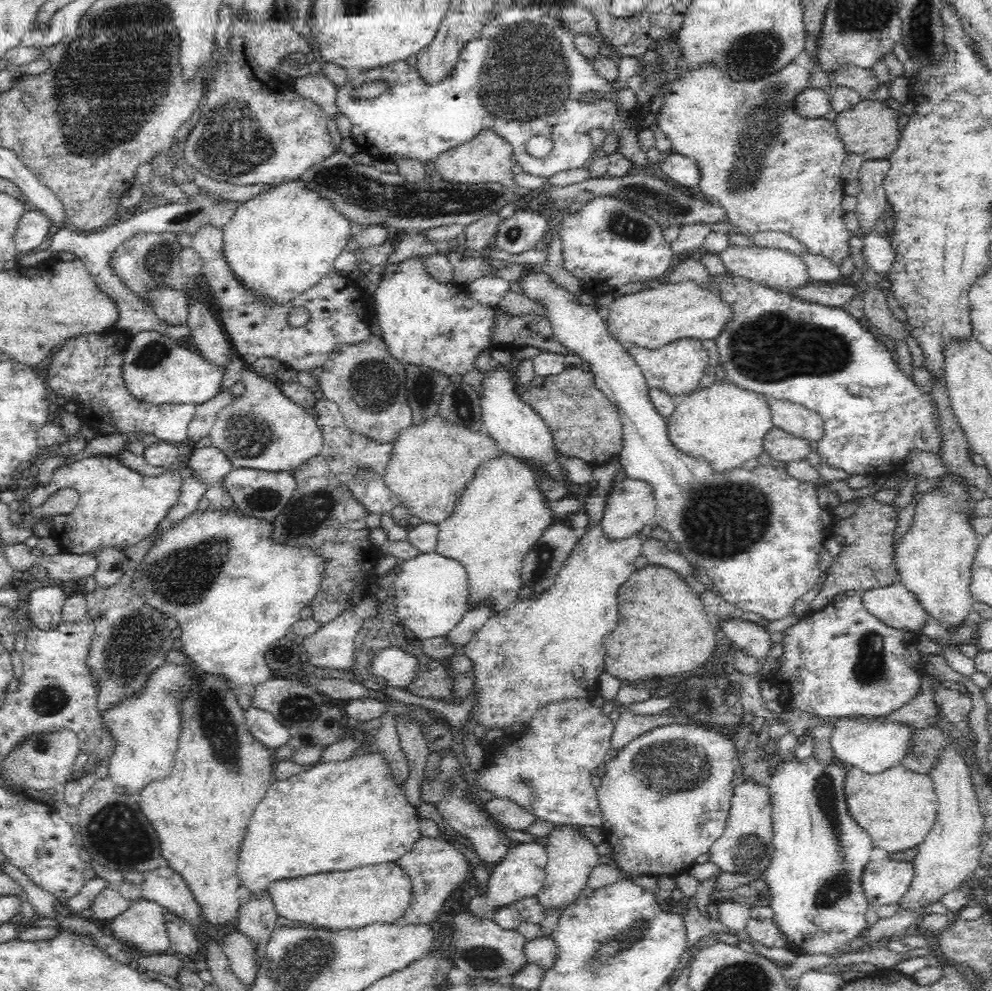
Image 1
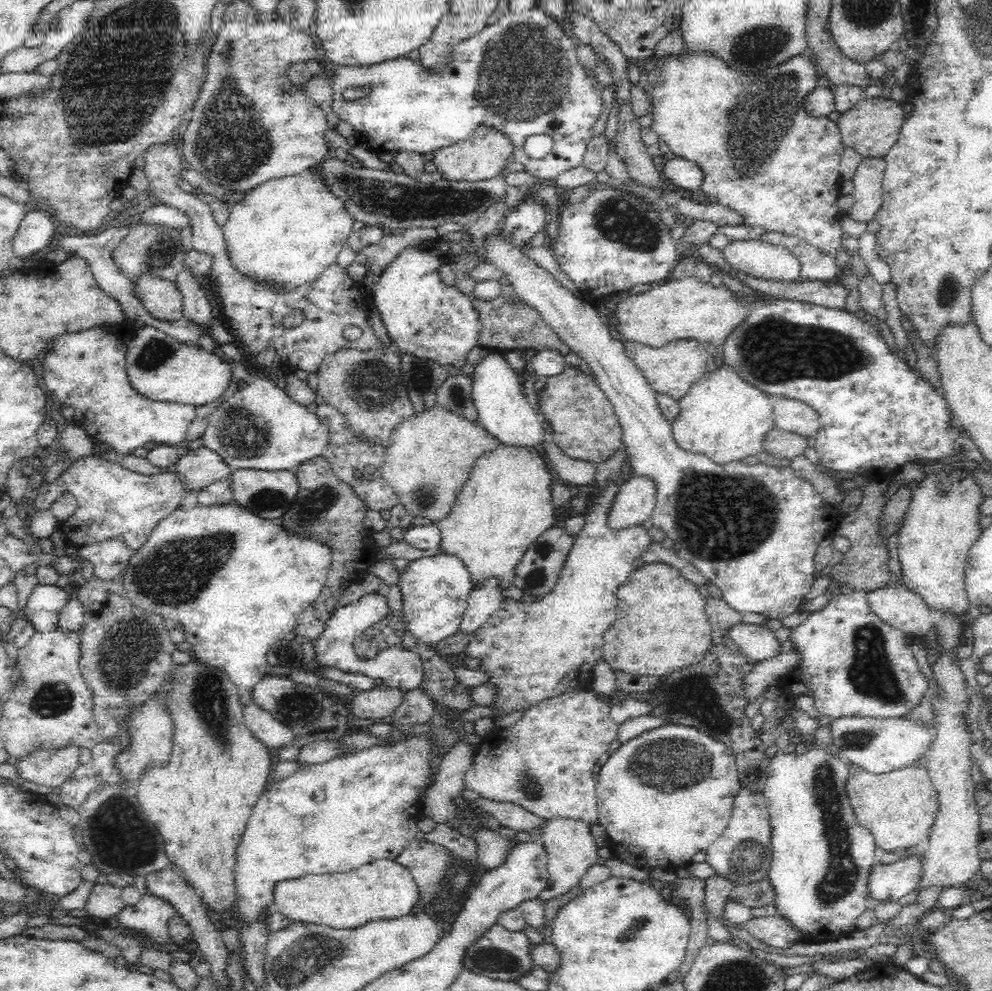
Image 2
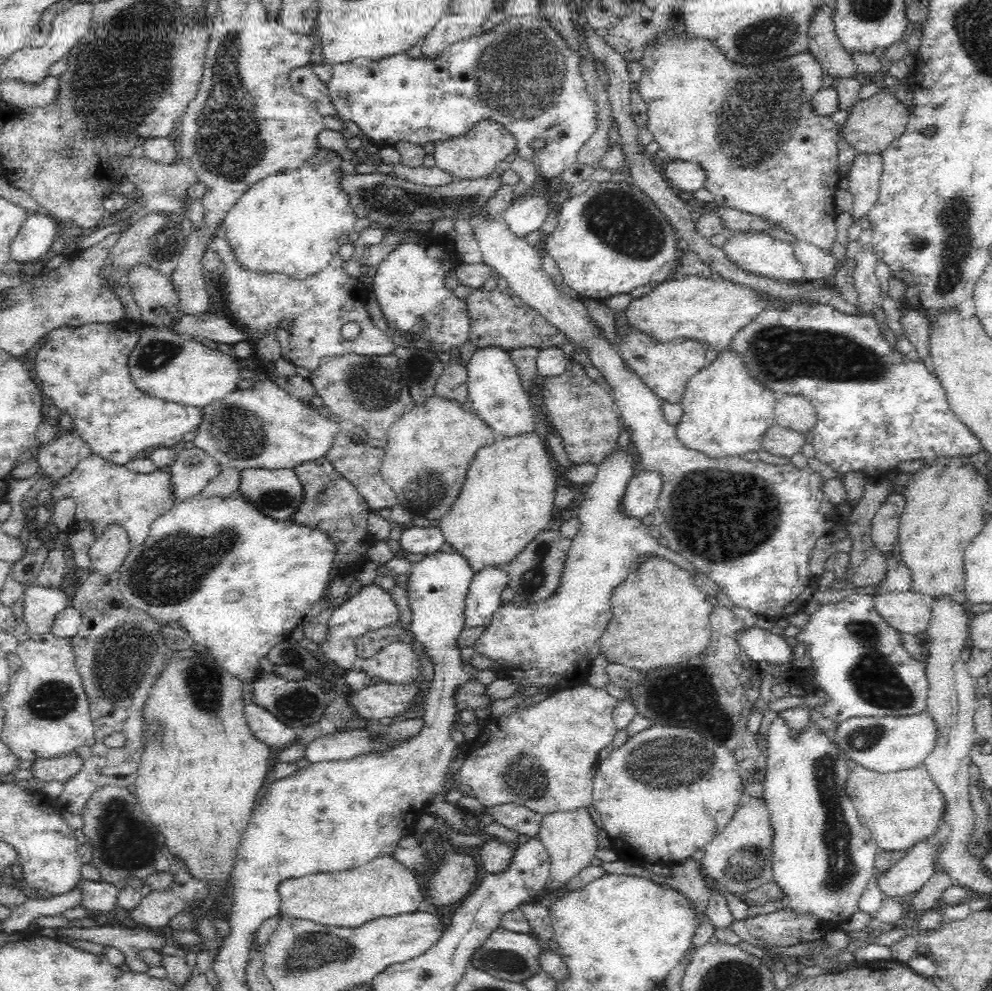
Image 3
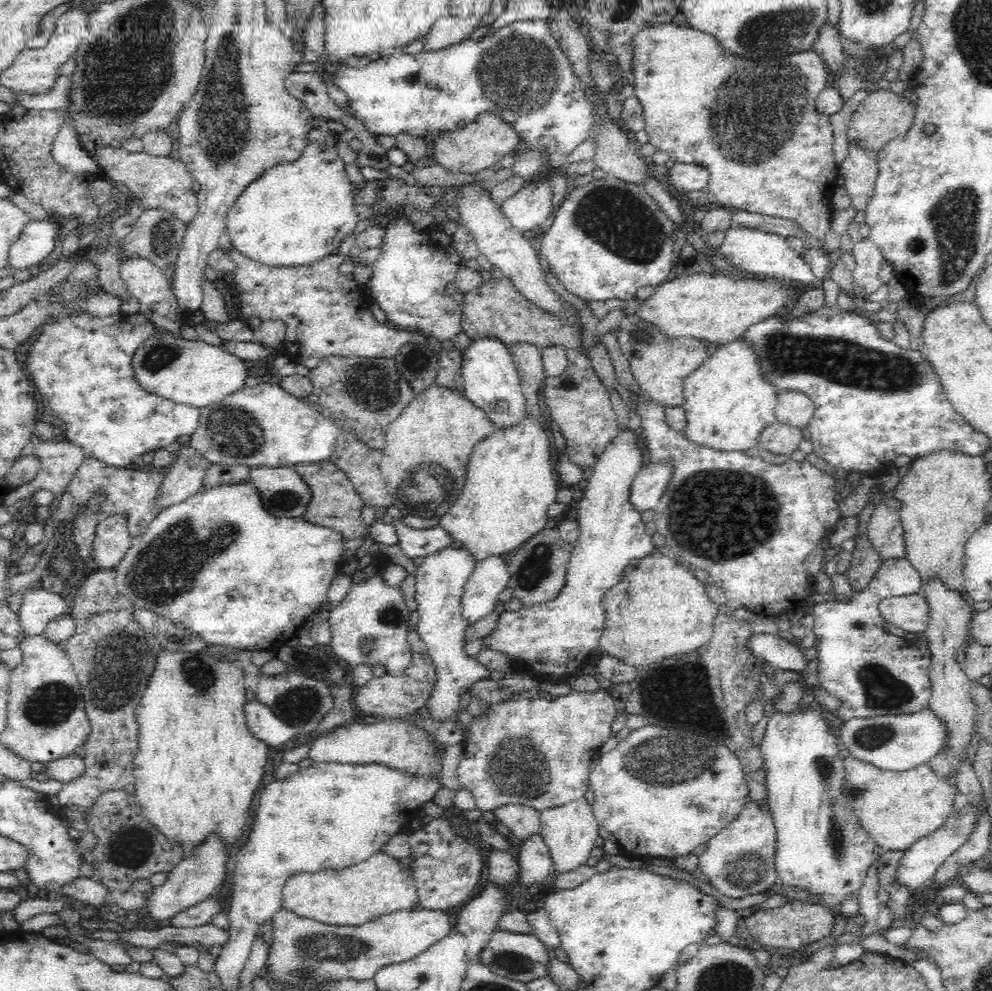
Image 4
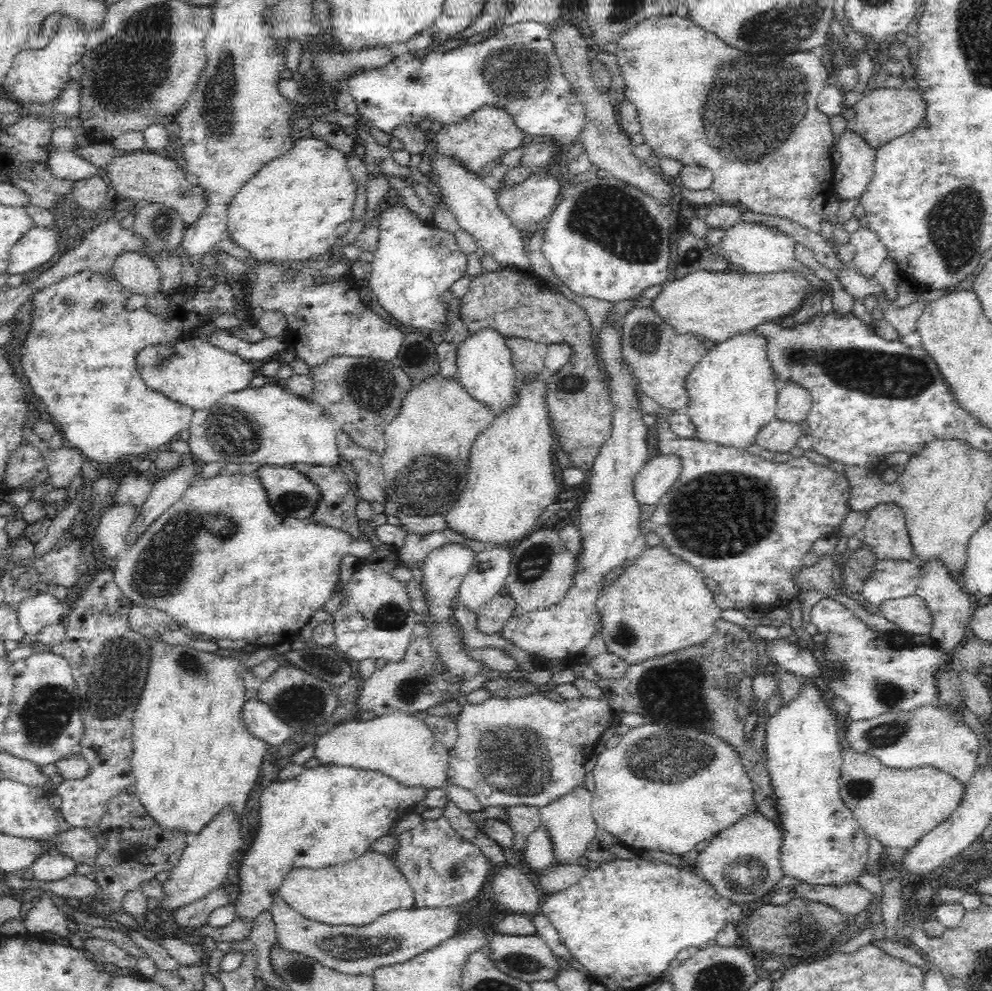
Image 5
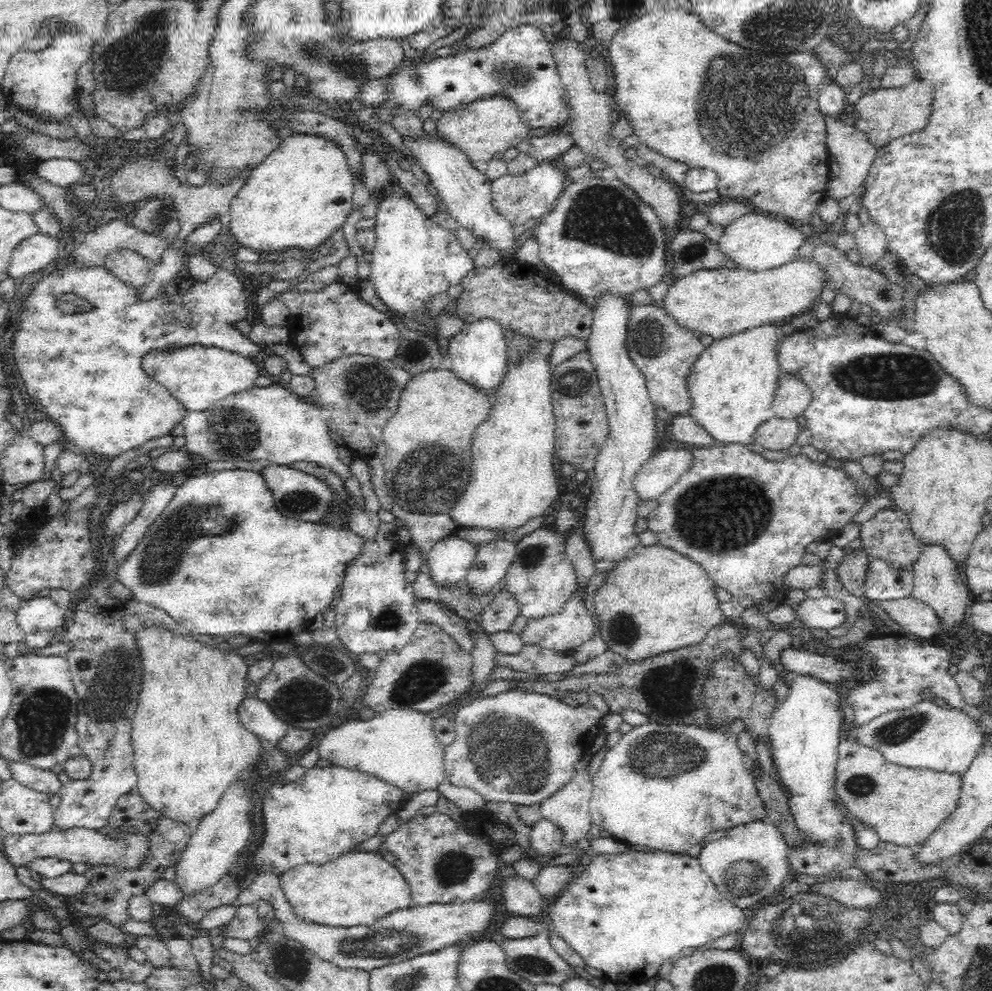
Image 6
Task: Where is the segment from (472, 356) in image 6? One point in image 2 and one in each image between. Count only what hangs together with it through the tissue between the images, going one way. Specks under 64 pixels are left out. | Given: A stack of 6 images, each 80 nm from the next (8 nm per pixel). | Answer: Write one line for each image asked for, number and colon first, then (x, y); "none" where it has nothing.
2: (503, 408)
3: (495, 392)
4: (489, 377)
5: (483, 362)

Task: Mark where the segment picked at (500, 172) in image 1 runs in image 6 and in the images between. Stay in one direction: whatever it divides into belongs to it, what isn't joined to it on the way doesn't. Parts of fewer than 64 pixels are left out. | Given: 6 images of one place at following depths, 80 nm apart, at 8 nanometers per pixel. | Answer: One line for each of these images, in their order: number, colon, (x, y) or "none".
2: (486, 153)
3: (475, 154)
4: (477, 146)
5: (490, 131)
6: (487, 126)

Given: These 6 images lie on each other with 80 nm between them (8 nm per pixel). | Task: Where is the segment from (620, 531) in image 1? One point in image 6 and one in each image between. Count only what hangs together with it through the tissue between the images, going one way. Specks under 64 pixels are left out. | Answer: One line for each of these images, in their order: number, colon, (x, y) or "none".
2: (634, 503)
3: (642, 492)
4: (650, 483)
5: (655, 478)
6: (662, 470)

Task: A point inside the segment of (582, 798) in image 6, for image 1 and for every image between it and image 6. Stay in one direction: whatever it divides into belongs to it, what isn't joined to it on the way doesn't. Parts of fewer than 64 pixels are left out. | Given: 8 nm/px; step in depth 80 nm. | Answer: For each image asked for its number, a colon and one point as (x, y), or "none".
1: (571, 856)
2: (571, 850)
3: (569, 836)
4: (570, 830)
5: (569, 818)

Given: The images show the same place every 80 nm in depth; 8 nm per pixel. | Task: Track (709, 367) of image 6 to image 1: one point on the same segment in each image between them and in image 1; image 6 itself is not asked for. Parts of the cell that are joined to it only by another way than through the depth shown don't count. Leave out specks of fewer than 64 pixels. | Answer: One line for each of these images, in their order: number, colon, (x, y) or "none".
1: (724, 423)
2: (723, 417)
3: (726, 411)
4: (728, 402)
5: (732, 392)

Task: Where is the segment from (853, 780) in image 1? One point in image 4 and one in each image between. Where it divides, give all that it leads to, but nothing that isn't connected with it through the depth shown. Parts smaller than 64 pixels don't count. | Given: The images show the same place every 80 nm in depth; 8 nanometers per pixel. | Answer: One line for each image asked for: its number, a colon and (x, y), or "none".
2: (899, 808)
3: (899, 809)
4: (896, 808)

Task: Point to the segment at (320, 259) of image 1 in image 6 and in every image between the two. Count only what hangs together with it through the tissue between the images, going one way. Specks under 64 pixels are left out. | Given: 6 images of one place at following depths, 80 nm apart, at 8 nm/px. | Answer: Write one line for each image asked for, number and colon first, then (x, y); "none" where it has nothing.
2: (289, 229)
3: (294, 221)
4: (297, 212)
5: (294, 208)
6: (297, 196)

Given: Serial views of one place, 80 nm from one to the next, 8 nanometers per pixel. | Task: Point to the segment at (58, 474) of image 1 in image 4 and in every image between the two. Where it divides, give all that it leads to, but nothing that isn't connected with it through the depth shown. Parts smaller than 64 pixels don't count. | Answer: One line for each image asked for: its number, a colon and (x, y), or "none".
2: (113, 502)
3: (105, 493)
4: (127, 490)

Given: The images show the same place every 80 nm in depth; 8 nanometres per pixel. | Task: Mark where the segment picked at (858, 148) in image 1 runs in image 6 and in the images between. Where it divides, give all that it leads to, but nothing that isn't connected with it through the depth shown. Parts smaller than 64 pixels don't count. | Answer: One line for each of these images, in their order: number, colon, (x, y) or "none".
2: (871, 127)
3: (872, 124)
4: (883, 116)
5: (883, 114)
6: (885, 115)

